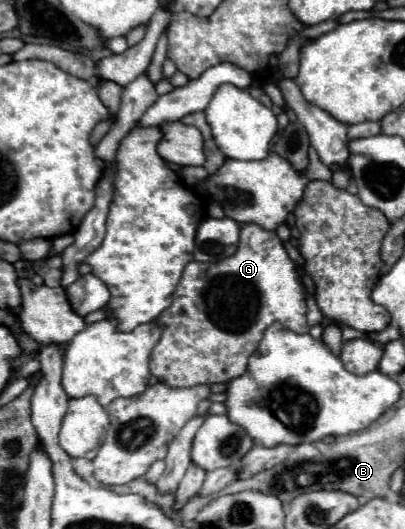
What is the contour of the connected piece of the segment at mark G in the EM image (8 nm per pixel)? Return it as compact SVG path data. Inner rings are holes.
M242 224L240 226L240 244L236 248L236 252L220 262L190 262L186 268L184 268L184 274L180 278L180 284L174 292L174 300L172 304L156 318L156 322L162 326L162 336L158 340L158 344L154 346L152 354L150 354L150 372L164 384L168 386L174 386L174 388L188 388L188 386L198 386L198 384L218 384L218 382L228 382L232 376L240 376L240 372L244 372L244 368L248 366L248 356L252 356L252 352L256 352L256 344L260 342L260 336L264 334L264 328L268 328L270 324L274 322L280 322L284 326L288 326L292 332L308 332L310 326L306 324L306 300L304 300L304 288L300 284L300 278L298 278L298 270L296 270L296 264L290 260L290 256L286 254L284 246L282 246L282 240L276 236L274 230L264 230L260 228L258 224Z

